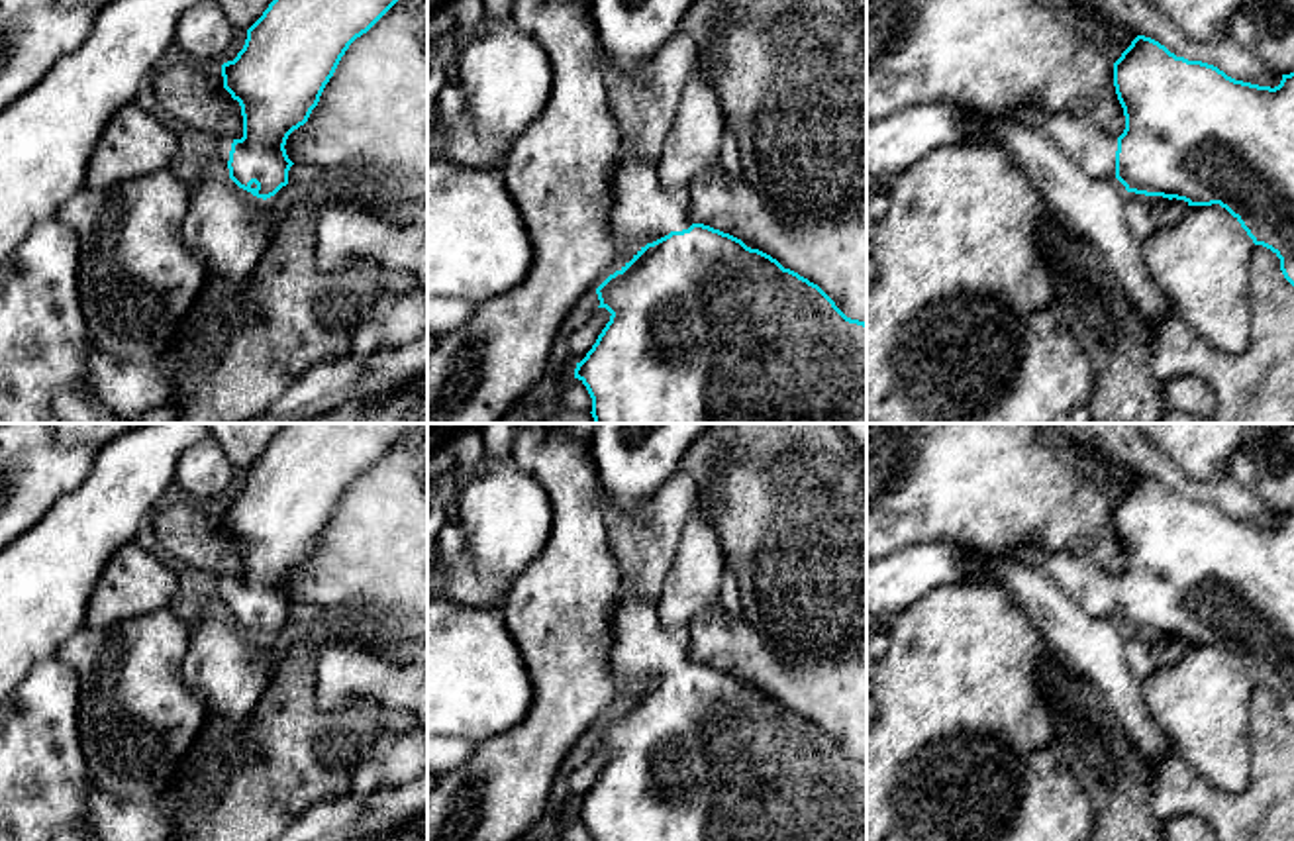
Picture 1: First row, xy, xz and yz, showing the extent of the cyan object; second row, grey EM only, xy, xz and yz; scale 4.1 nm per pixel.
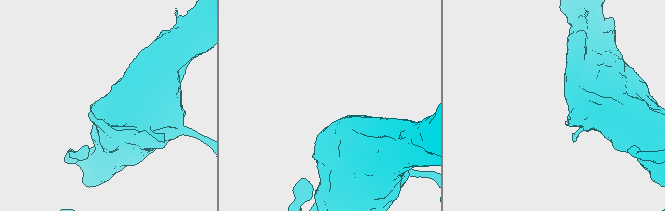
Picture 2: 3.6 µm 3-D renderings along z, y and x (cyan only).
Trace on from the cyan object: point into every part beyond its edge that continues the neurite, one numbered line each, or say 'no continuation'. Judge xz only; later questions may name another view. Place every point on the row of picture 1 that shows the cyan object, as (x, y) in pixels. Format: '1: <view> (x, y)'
1: xz (644, 210)

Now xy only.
1: xy (200, 155)

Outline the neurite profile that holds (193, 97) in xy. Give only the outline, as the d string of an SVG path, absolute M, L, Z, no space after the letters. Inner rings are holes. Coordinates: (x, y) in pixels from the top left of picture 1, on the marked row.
M173 53L155 71L155 96L167 120L192 137L243 137L241 106L224 88L222 65L200 65Z

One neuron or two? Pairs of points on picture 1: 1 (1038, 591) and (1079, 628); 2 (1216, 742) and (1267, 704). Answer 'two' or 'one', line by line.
1: one
2: two

